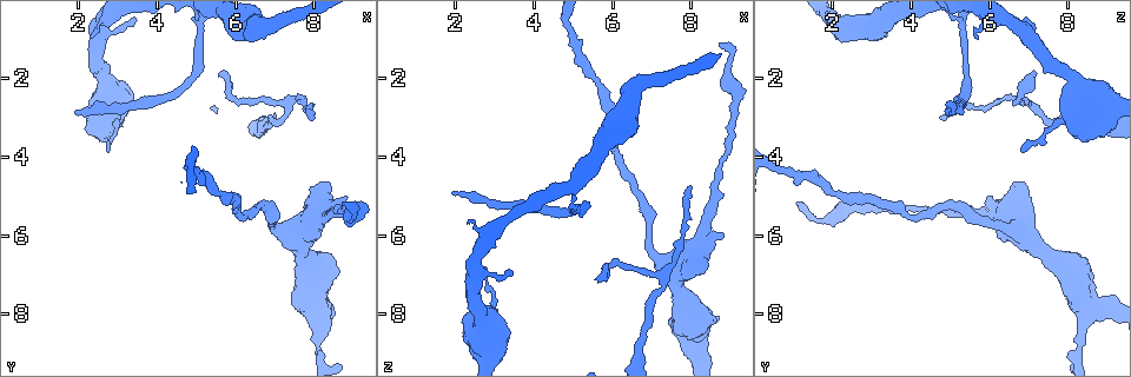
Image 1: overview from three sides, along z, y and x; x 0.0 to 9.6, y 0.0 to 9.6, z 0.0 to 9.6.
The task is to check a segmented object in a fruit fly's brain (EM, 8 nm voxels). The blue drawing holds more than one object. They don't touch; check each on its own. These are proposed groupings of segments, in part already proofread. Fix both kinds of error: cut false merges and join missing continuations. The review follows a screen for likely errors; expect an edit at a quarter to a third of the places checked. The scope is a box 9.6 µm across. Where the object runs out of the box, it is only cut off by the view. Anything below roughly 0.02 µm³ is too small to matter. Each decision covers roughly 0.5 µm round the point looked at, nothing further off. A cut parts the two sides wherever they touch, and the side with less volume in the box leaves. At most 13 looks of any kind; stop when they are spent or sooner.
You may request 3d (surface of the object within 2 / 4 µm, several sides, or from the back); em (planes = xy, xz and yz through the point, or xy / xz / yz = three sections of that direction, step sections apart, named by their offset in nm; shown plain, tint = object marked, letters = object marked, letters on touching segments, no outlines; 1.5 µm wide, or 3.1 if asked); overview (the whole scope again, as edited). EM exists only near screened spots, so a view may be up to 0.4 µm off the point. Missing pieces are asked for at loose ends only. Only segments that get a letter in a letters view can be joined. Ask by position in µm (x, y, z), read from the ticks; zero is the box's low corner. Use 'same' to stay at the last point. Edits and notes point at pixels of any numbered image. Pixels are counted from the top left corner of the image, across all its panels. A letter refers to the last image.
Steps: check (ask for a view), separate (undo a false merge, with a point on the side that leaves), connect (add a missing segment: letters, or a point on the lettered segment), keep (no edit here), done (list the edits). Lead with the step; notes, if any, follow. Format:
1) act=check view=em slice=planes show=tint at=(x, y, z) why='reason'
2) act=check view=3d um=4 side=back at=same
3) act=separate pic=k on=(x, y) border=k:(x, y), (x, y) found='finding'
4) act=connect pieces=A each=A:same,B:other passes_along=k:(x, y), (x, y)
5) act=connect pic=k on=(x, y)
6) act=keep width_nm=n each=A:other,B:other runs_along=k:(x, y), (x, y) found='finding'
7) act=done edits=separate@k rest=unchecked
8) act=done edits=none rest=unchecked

act=check view=3d um=4 at=(7.30, 2.65, 7.10) why='two arms in line, one across'

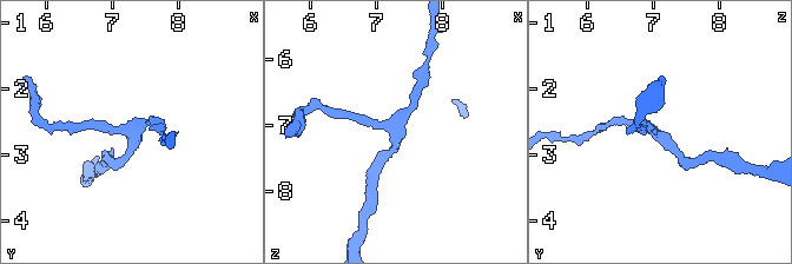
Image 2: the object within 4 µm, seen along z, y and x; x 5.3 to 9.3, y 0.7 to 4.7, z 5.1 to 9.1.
act=check view=em slice=planes show=plain at=(7.35, 2.70, 7.05) arms=3

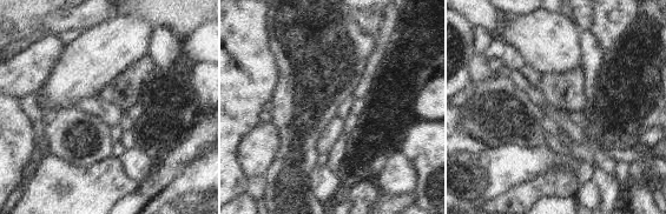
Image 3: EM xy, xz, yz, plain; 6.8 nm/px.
act=check view=em slice=planes show=letters at=same why='what lies round it'

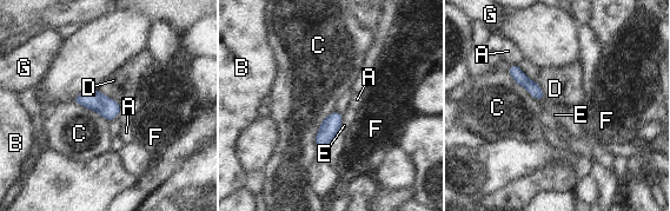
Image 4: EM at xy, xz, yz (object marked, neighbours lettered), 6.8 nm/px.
act=keep width_nm=40 each=A:other,B:other,C:other,D:other,E:other,F:other,G:other border=4:(333, 110), (317, 132), (316, 147) found='one neuron here'

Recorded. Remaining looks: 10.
act=check view=3d um=4 at=(8.00, 3.05, 4.70) why='branch stops here'

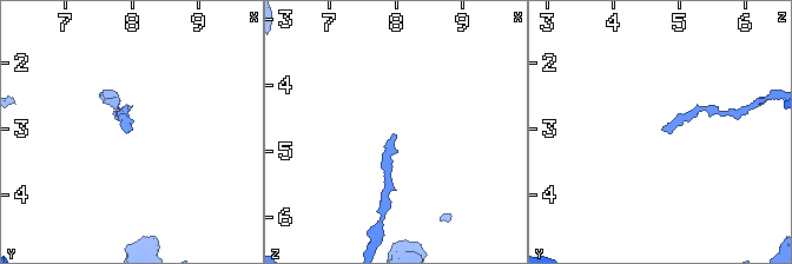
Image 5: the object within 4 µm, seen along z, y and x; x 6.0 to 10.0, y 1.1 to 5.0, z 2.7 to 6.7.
act=check view=em slice=xy step=4 show=letters at=(7.95, 3.00, 4.75)

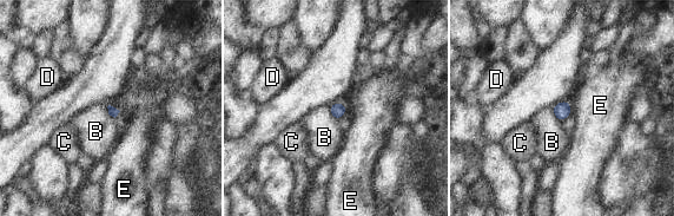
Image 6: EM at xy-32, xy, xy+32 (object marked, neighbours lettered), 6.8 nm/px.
act=check view=em slice=planes show=letters at=same

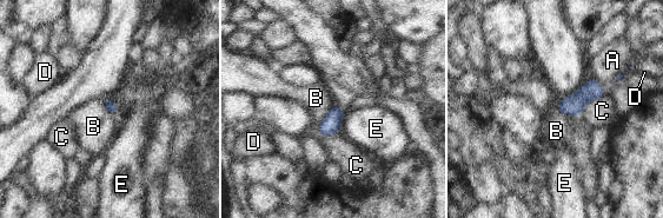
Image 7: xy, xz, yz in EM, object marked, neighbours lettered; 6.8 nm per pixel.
act=keep longest_contact=C:220nm each=A:other,B:other,C:other,D:other,E:other found='no lettered segment goes on from it'

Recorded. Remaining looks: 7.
act=check view=3d um=2 at=(5.55, 1.95, 7.15) why='free end'

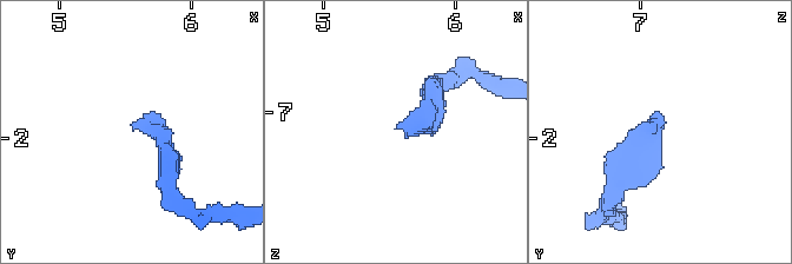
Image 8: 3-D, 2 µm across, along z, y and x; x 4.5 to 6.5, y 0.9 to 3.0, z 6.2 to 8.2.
act=check view=em slice=planes show=letters at=(5.54, 1.90, 7.14) why='now the EM'

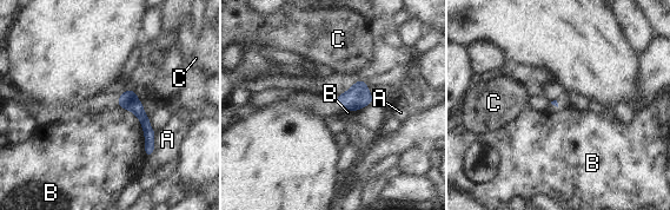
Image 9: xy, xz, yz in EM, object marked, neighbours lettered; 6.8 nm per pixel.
act=keep each=A:other,B:other,C:other border=9:(118, 106), (138, 118), (147, 157) found='none of them fits'

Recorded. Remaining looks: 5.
act=check view=3d um=4 at=(8.75, 5.25, 4.10) why='thin neck'

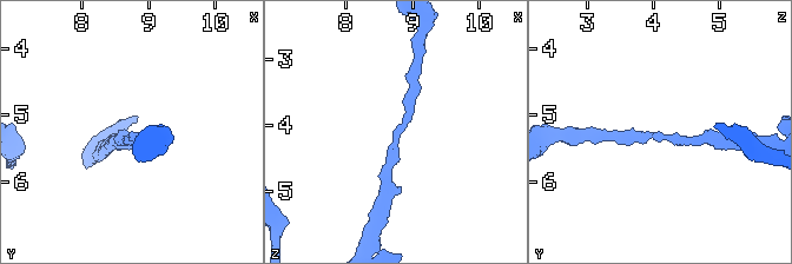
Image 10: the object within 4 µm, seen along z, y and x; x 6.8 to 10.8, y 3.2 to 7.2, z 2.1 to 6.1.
act=check view=em slice=planes show=letters at=(8.80, 5.30, 4.15) arm_widths_nm=190,240

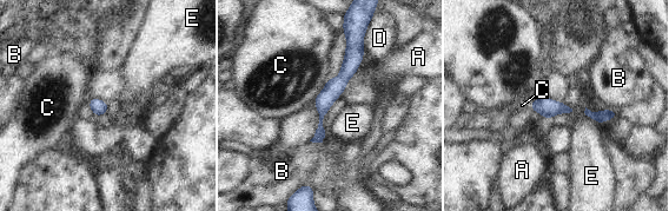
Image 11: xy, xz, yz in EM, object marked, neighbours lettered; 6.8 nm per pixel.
act=keep width_nm=100 each=A:other,B:other,C:other,D:other,E:other border=11:(584, 107), (584, 112), (601, 124) found='all the same neuron'

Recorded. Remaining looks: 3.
act=check view=em slice=xy step=4 show=tint at=(8.90, 5.05, 6.00) why='thick end'

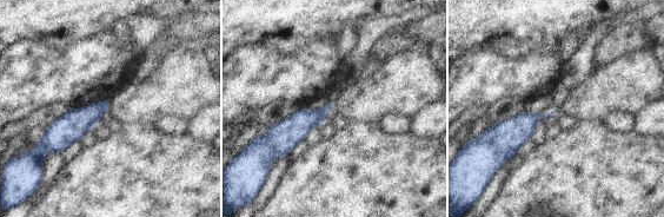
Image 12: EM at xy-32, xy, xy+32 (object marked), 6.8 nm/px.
act=check view=em slice=xz step=4 show=letters at=same

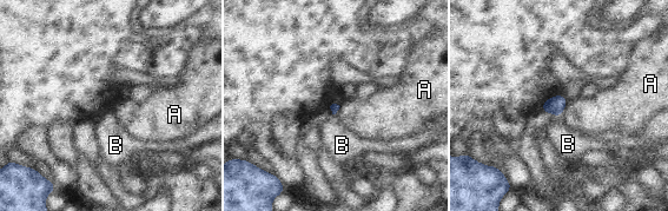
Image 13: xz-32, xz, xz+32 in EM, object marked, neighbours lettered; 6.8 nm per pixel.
act=keep longest_contact=A:130nm each=A:other,B:other border=13:(568, 100), (559, 116) found='none of them fits'

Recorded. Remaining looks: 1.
act=done edits=none rest=unchecked

